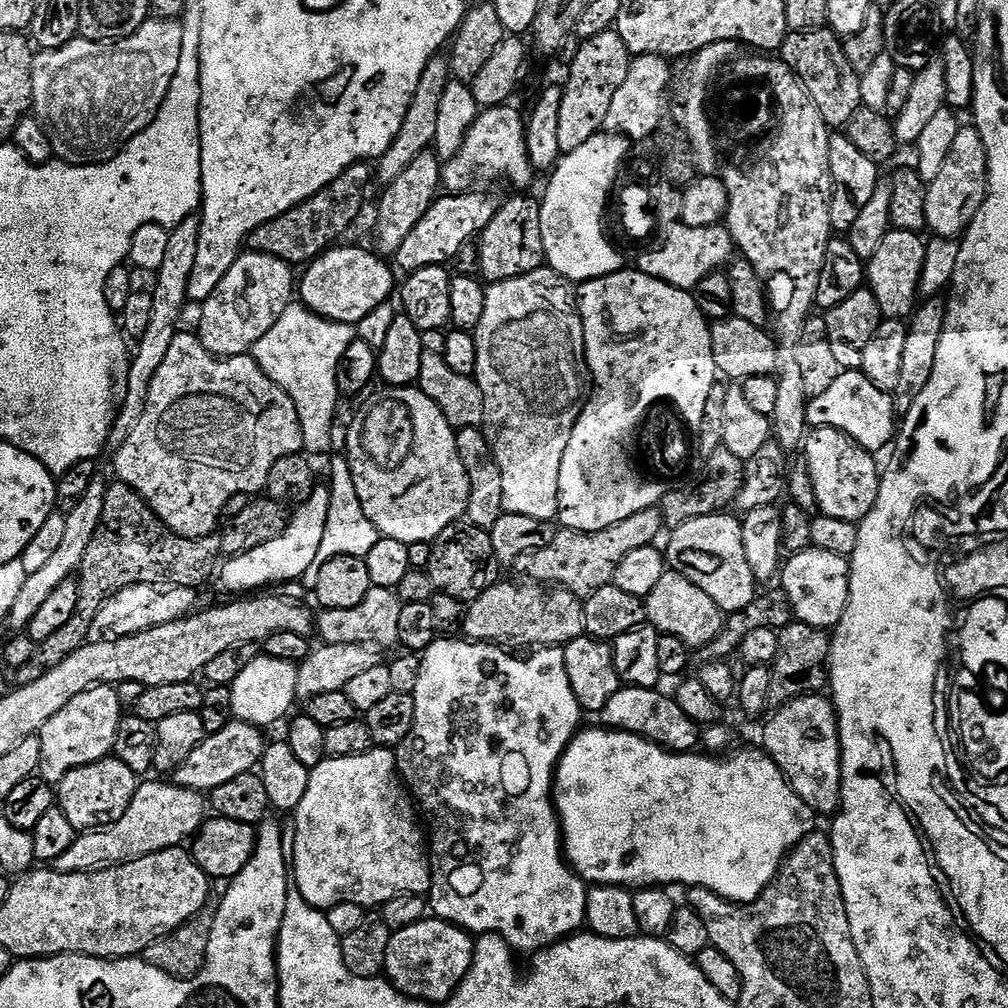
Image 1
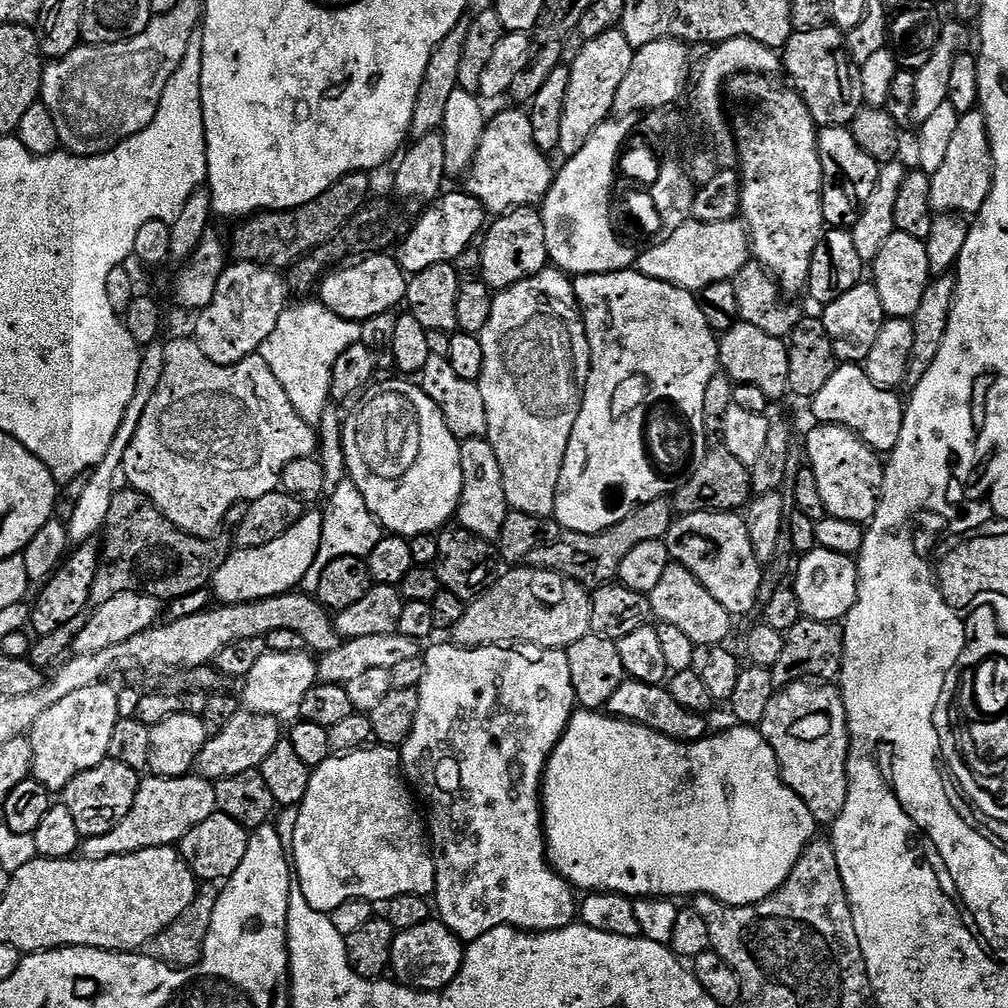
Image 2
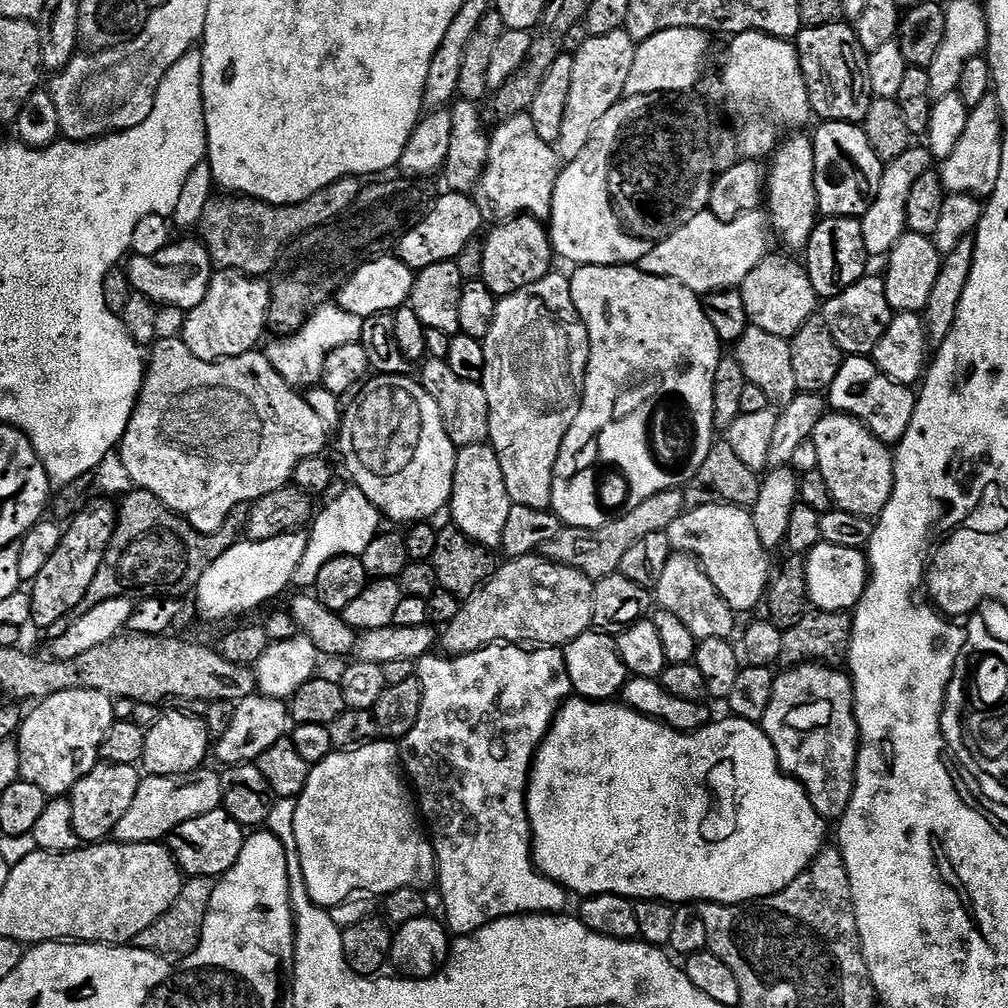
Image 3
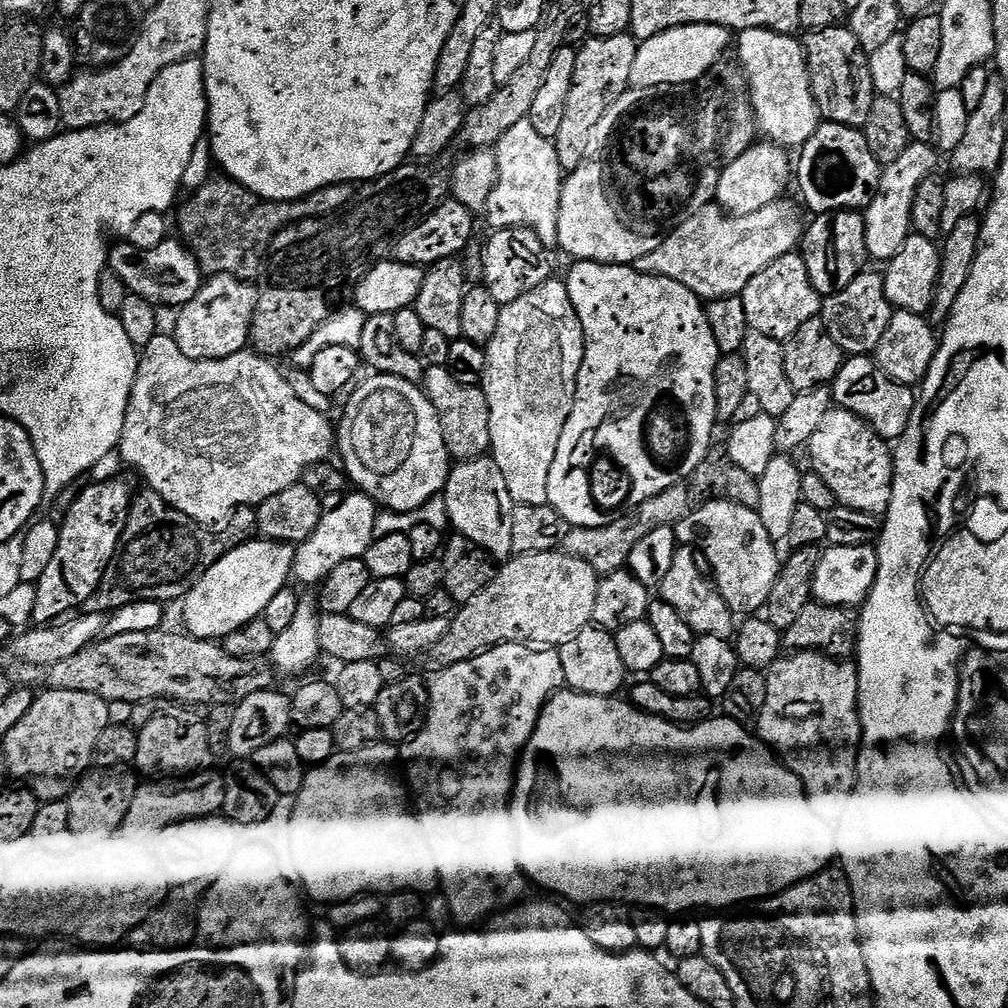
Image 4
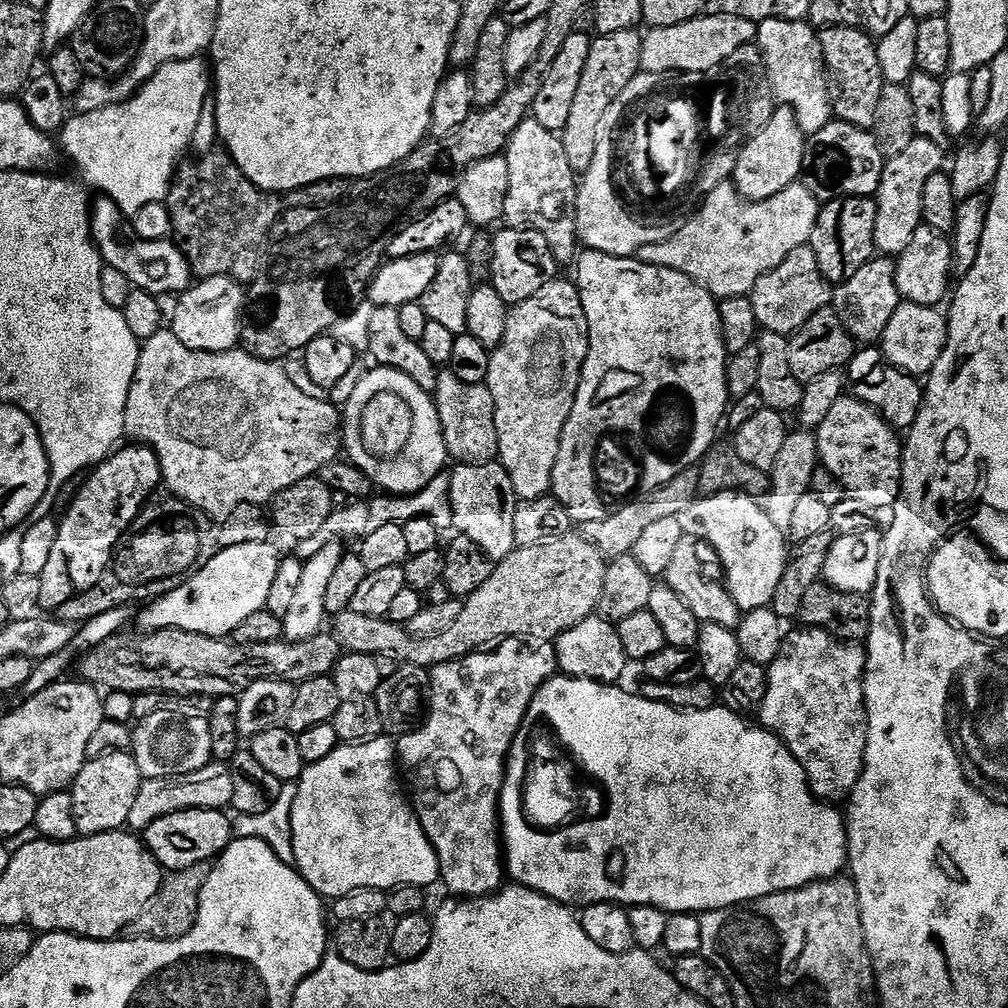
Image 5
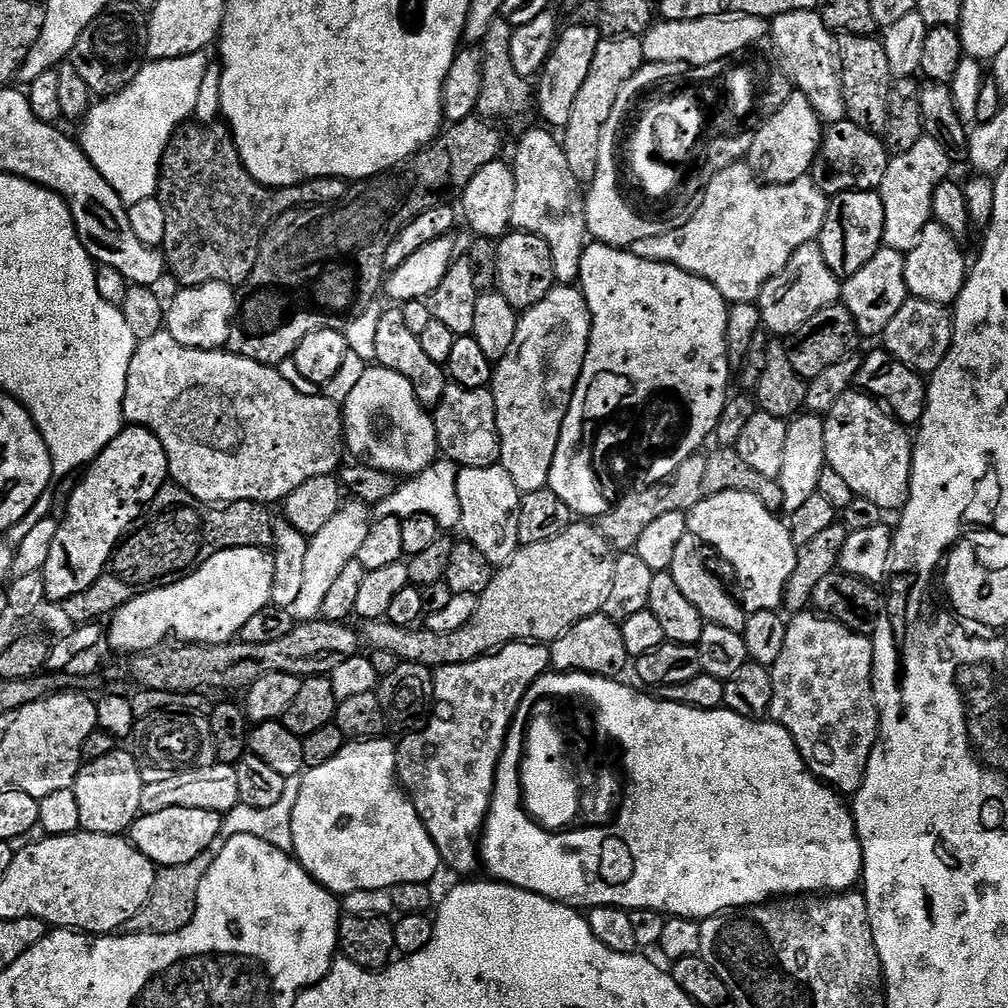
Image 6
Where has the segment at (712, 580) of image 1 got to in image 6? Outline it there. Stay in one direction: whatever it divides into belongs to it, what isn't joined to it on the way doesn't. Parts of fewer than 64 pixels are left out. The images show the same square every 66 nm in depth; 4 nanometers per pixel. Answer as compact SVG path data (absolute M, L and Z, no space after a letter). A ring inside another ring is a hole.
M719 492L713 496L705 495L697 499L687 517L688 531L694 533L707 547L709 544L736 571L736 580L740 583L738 596L745 612L749 614L762 610L775 612L783 605L784 591L794 572L798 546L792 540L789 525L785 521L783 524L777 513L771 512L754 494Z

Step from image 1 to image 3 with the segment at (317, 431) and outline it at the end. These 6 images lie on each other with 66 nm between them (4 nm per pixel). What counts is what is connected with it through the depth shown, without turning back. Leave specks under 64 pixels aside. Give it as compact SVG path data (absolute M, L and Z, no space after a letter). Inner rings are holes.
M335 302L323 304L308 317L297 332L281 335L269 348L266 348L270 366L274 366L274 370L282 374L285 382L297 390L308 390L319 385L322 366L326 366L330 350L338 350L338 346L347 344L359 344L364 321L365 317L350 314Z

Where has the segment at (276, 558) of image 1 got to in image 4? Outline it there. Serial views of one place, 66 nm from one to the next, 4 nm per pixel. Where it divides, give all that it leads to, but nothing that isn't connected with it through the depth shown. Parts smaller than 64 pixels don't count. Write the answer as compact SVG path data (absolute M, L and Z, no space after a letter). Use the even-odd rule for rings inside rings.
M255 539L230 549L225 556L221 555L209 564L204 575L183 597L183 627L199 640L219 641L251 620L263 617L266 606L270 606L270 598L274 598L274 594L281 592L289 583L293 575L295 547L281 544L279 540Z

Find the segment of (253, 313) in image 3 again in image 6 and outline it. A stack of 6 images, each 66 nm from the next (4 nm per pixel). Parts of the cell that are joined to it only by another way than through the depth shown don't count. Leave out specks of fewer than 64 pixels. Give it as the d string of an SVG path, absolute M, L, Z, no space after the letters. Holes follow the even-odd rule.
M206 282L193 288L180 288L177 293L166 304L166 331L172 335L174 342L211 352L223 349L230 338L232 321L236 319L237 289L222 282Z

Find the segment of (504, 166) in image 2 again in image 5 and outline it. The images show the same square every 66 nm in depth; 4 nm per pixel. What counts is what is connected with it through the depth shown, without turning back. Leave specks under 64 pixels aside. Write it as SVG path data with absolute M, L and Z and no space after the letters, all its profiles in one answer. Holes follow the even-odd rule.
M534 119L521 122L512 132L506 149L510 182L506 190L503 219L513 228L536 228L549 237L572 236L574 220L570 209L576 202L578 173L566 158L564 141Z

